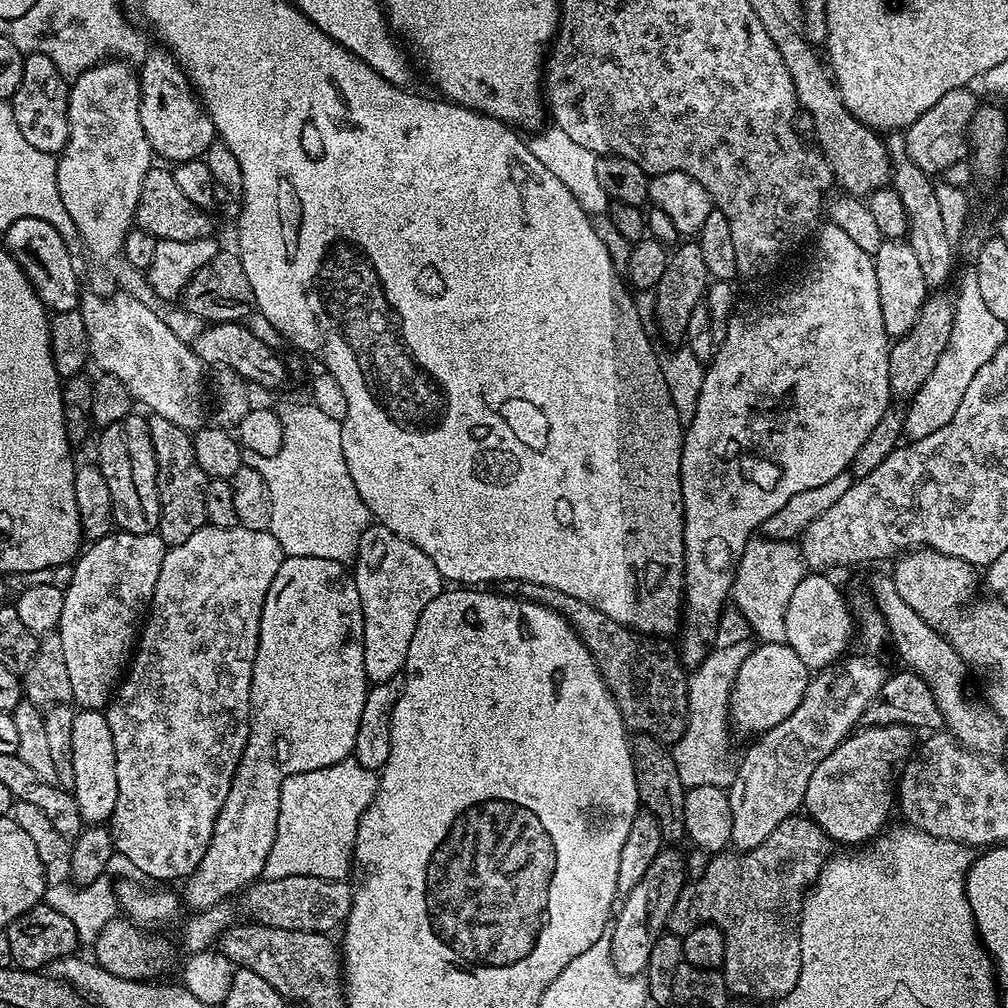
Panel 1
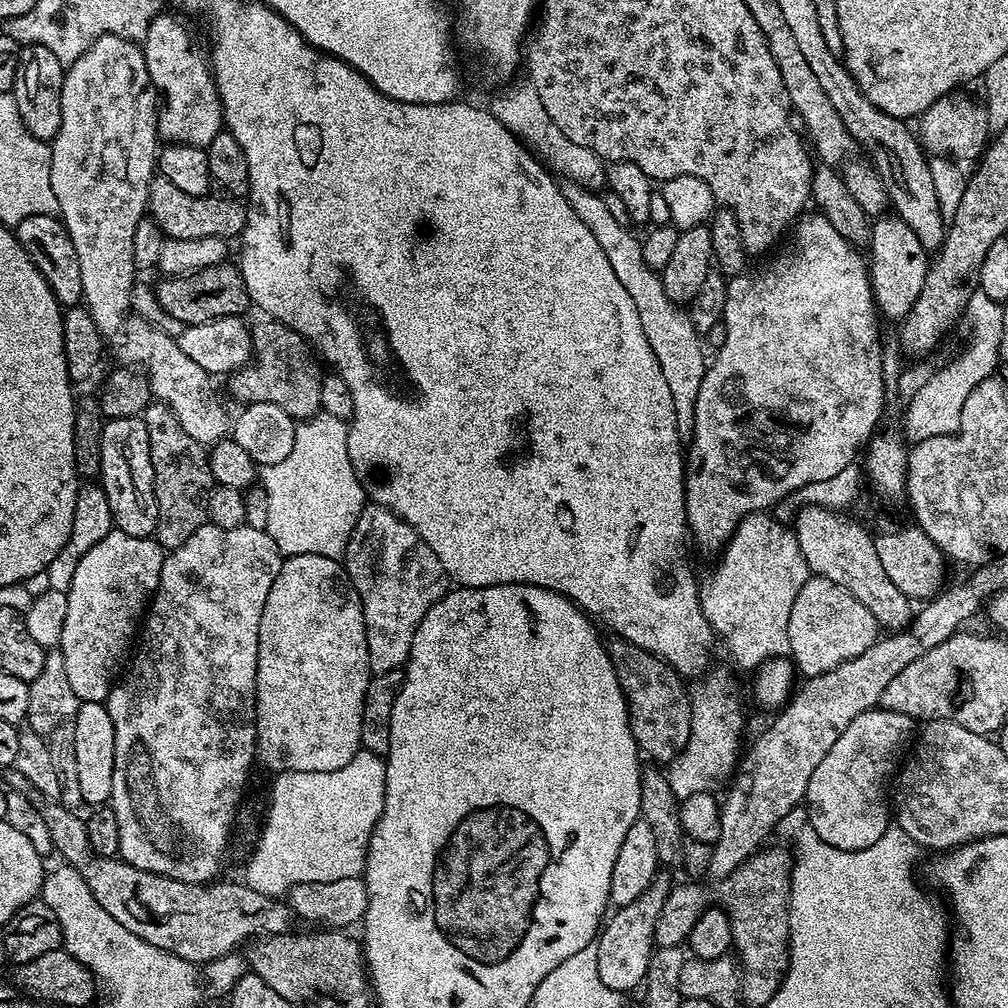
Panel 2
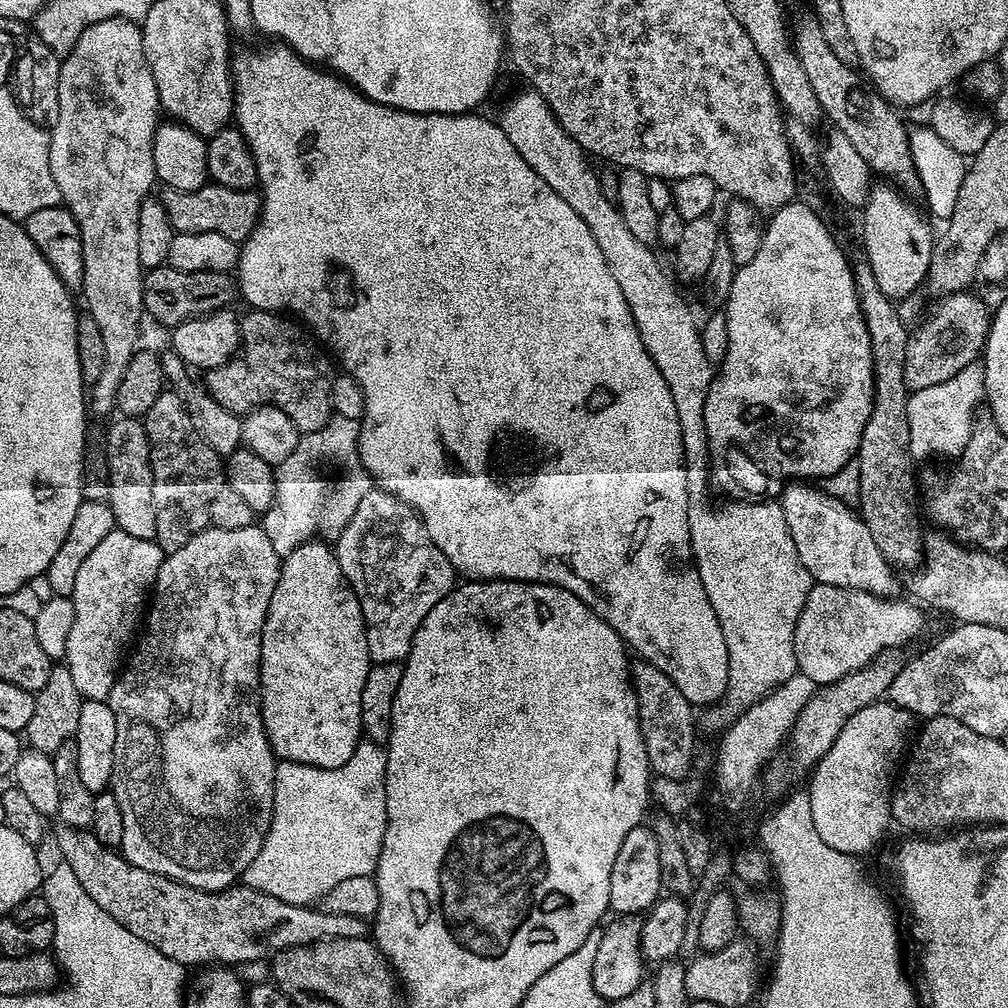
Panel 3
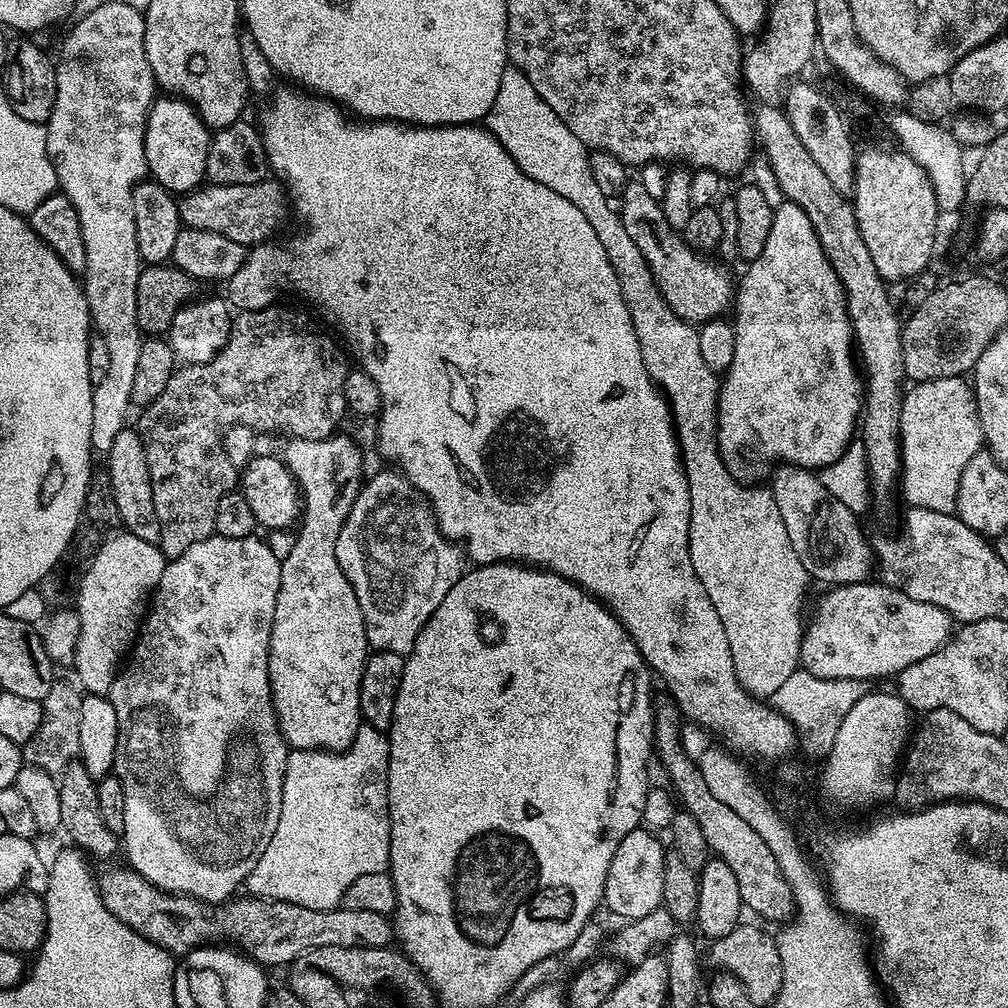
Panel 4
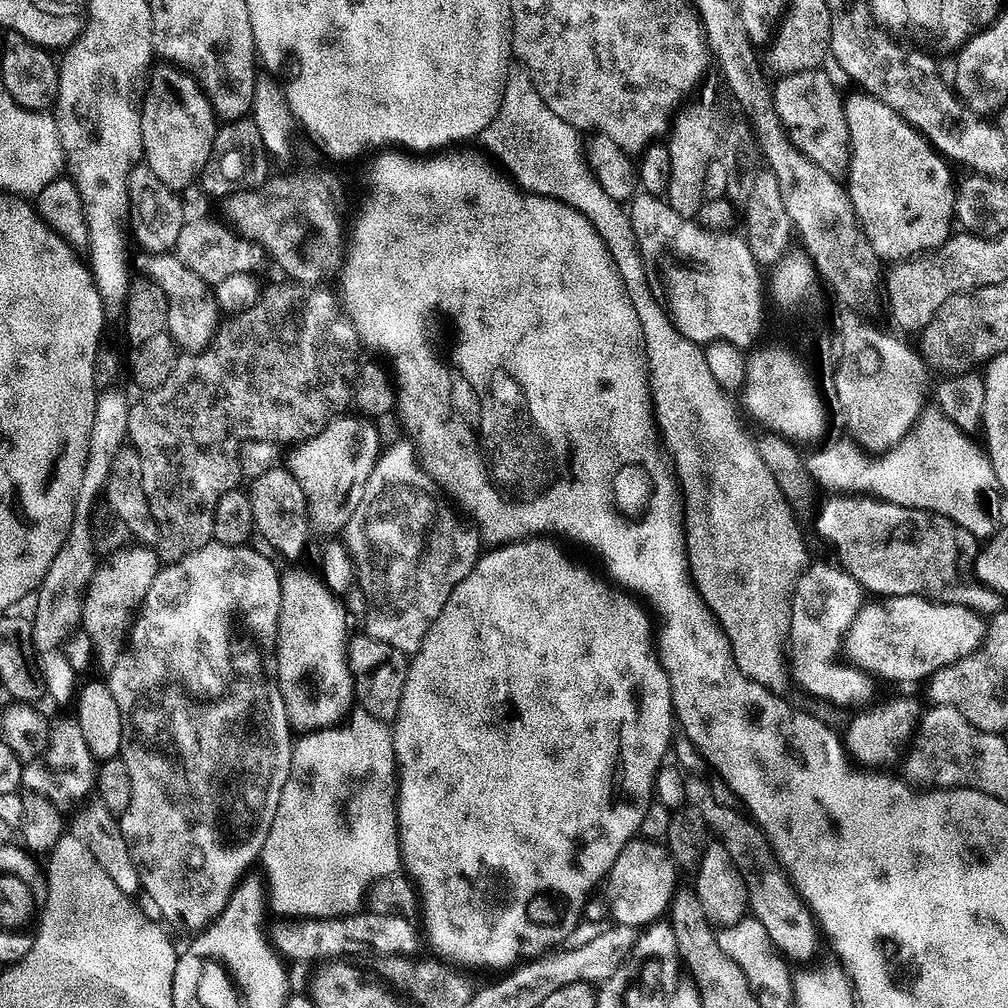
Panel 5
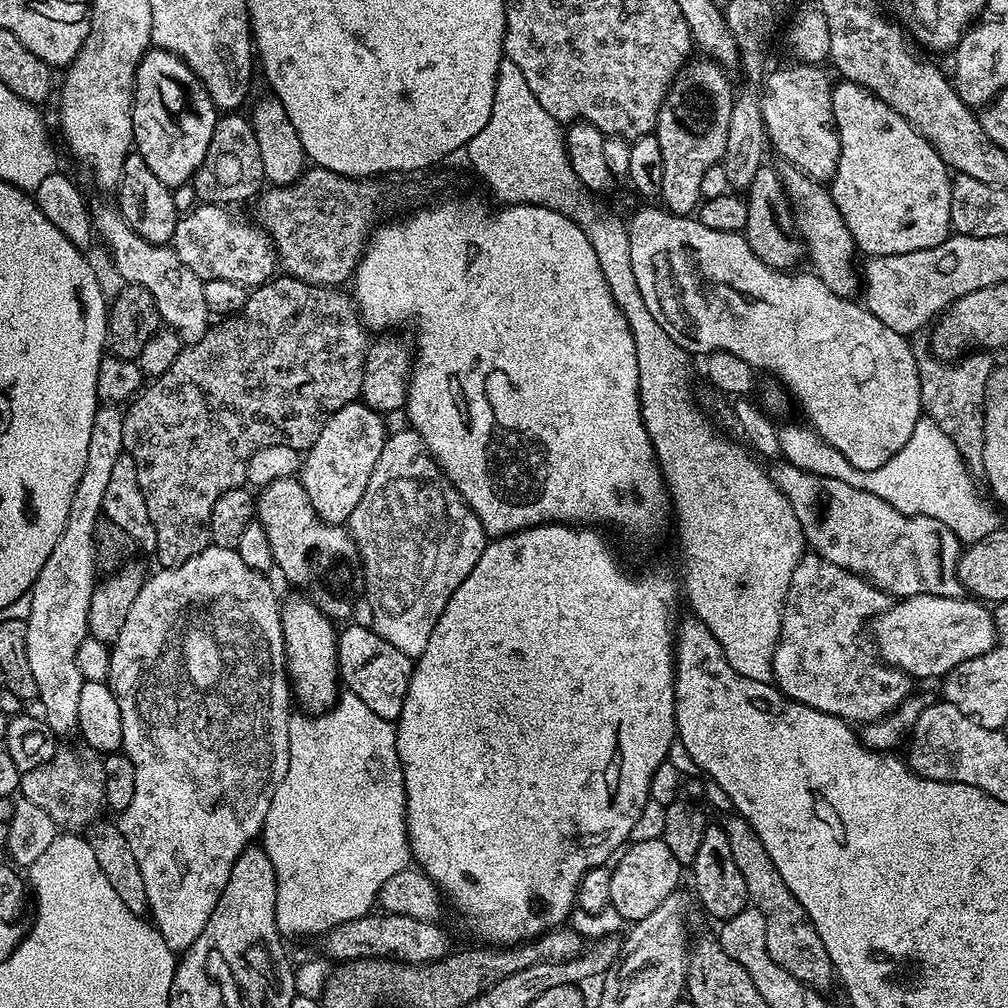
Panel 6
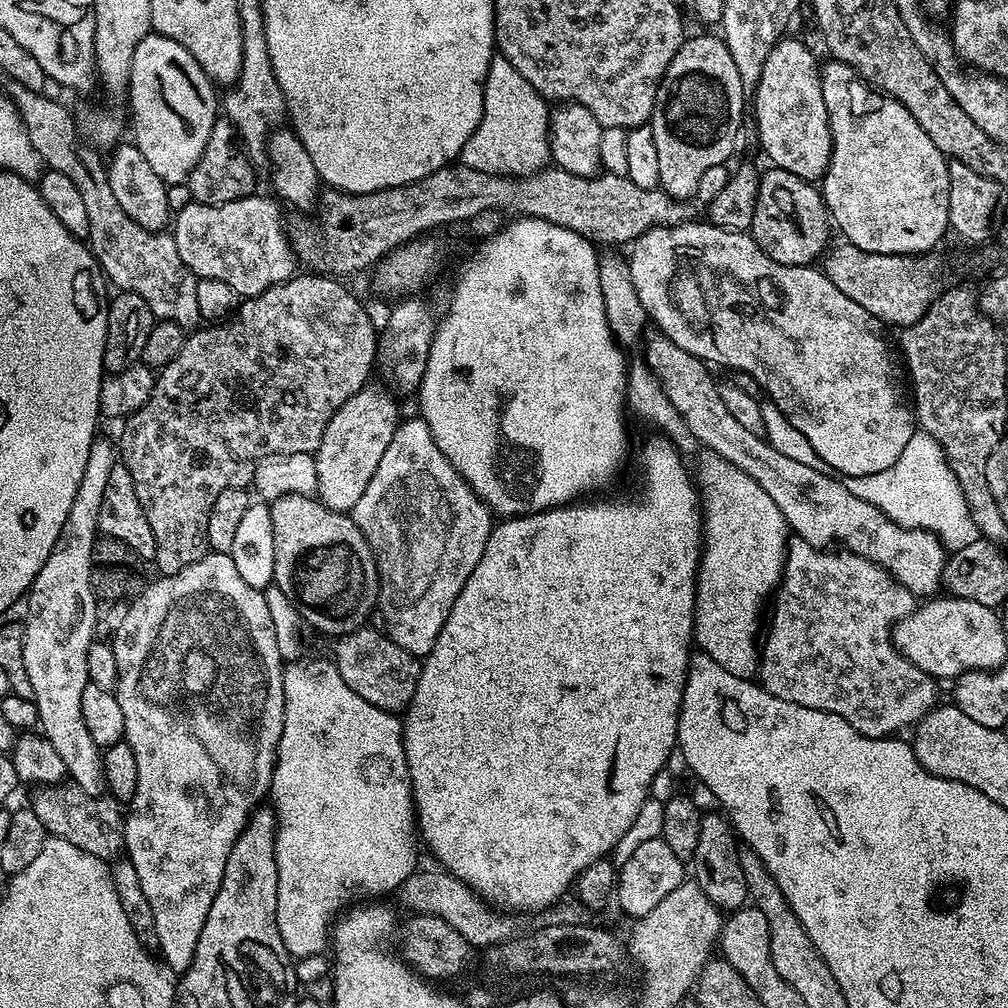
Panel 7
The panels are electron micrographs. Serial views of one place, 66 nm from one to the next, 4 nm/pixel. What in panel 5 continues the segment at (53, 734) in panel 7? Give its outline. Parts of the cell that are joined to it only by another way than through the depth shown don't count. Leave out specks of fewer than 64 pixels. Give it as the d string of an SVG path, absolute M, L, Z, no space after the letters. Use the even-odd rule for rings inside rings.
M112 386L107 390L101 391L96 397L96 409L94 410L94 422L90 426L90 442L86 450L86 466L82 474L82 482L78 486L76 495L76 517L72 519L70 530L66 534L66 542L62 542L62 550L54 554L54 562L50 562L50 570L46 570L46 578L40 583L38 589L38 610L32 617L32 641L36 651L36 660L40 663L40 673L44 678L44 686L49 697L53 696L56 700L73 699L77 691L78 673L66 662L66 656L63 652L64 641L70 636L73 630L80 624L80 615L84 609L84 591L88 589L90 578L94 574L98 563L98 553L94 542L92 541L92 521L90 519L92 509L97 503L98 497L104 491L104 485L108 483L110 466L114 466L114 458L125 447L128 439L128 410L130 399L124 392L119 392L119 387Z

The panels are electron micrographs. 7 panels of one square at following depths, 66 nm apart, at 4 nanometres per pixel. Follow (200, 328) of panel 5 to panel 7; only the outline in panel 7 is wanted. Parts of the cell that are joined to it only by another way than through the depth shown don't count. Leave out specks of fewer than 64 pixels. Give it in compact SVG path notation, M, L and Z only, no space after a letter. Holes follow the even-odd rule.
M5 79L3 83L2 92L20 112L31 145L41 155L43 163L53 172L66 174L66 178L78 186L78 194L82 194L86 215L90 218L87 243L111 287L146 298L146 306L150 306L157 320L169 320L185 330L195 329L201 323L198 310L201 289L198 287L198 277L178 254L175 235L168 230L153 232L150 228L144 228L129 218L122 206L118 206L114 190L110 190L105 157L82 135L77 117L75 120L68 113L64 102L51 100L43 92L26 90L22 82Z

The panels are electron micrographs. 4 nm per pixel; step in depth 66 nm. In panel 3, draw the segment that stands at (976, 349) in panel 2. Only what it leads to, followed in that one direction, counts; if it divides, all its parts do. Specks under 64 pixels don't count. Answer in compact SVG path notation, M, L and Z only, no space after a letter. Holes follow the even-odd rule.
M972 363L958 374L941 382L936 386L929 386L924 390L911 393L906 406L906 418L910 422L910 442L912 443L913 457L920 456L952 456L959 457L960 452L970 442L974 427L976 407L981 407L984 400L984 370L979 363Z

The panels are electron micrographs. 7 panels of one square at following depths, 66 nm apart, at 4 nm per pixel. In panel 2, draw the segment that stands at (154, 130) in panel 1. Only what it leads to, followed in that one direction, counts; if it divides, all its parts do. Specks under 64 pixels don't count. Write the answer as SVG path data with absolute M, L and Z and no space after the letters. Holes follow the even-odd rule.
M157 14L150 22L150 30L142 41L146 70L150 74L152 87L158 93L158 111L156 113L156 130L161 141L170 144L189 144L195 148L207 149L210 142L224 128L224 111L220 105L220 95L216 89L216 79L212 76L210 56L200 49L192 32L176 16Z

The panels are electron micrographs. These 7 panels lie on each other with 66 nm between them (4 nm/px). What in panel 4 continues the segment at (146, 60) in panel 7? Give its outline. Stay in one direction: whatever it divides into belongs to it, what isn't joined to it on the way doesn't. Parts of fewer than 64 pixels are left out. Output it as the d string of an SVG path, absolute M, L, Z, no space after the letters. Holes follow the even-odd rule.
M171 94L161 95L152 101L148 112L144 145L148 176L173 194L187 194L196 191L205 183L208 171L208 142L210 130L196 113L194 105Z

